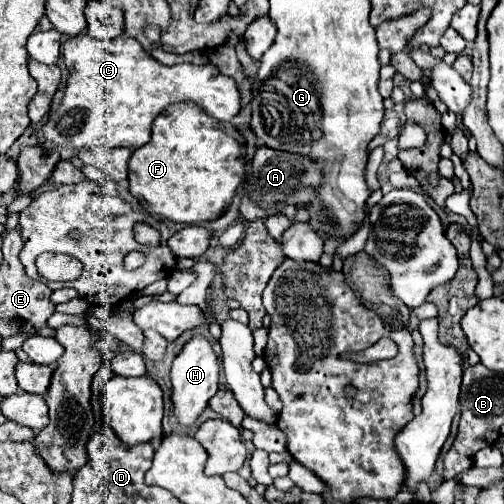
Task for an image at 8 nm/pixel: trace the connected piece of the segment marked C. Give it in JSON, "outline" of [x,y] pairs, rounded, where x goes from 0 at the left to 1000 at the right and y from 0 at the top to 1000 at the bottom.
{"outline":[[[173,67],[125,87],[125,119],[137,131],[129,187],[109,222],[85,246],[89,278],[133,294],[260,294],[272,298],[300,274],[300,242],[331,210],[379,198],[431,238],[458,238],[478,218],[466,159],[442,151],[423,127],[375,125],[323,131],[304,119],[268,75],[196,83]]]}

